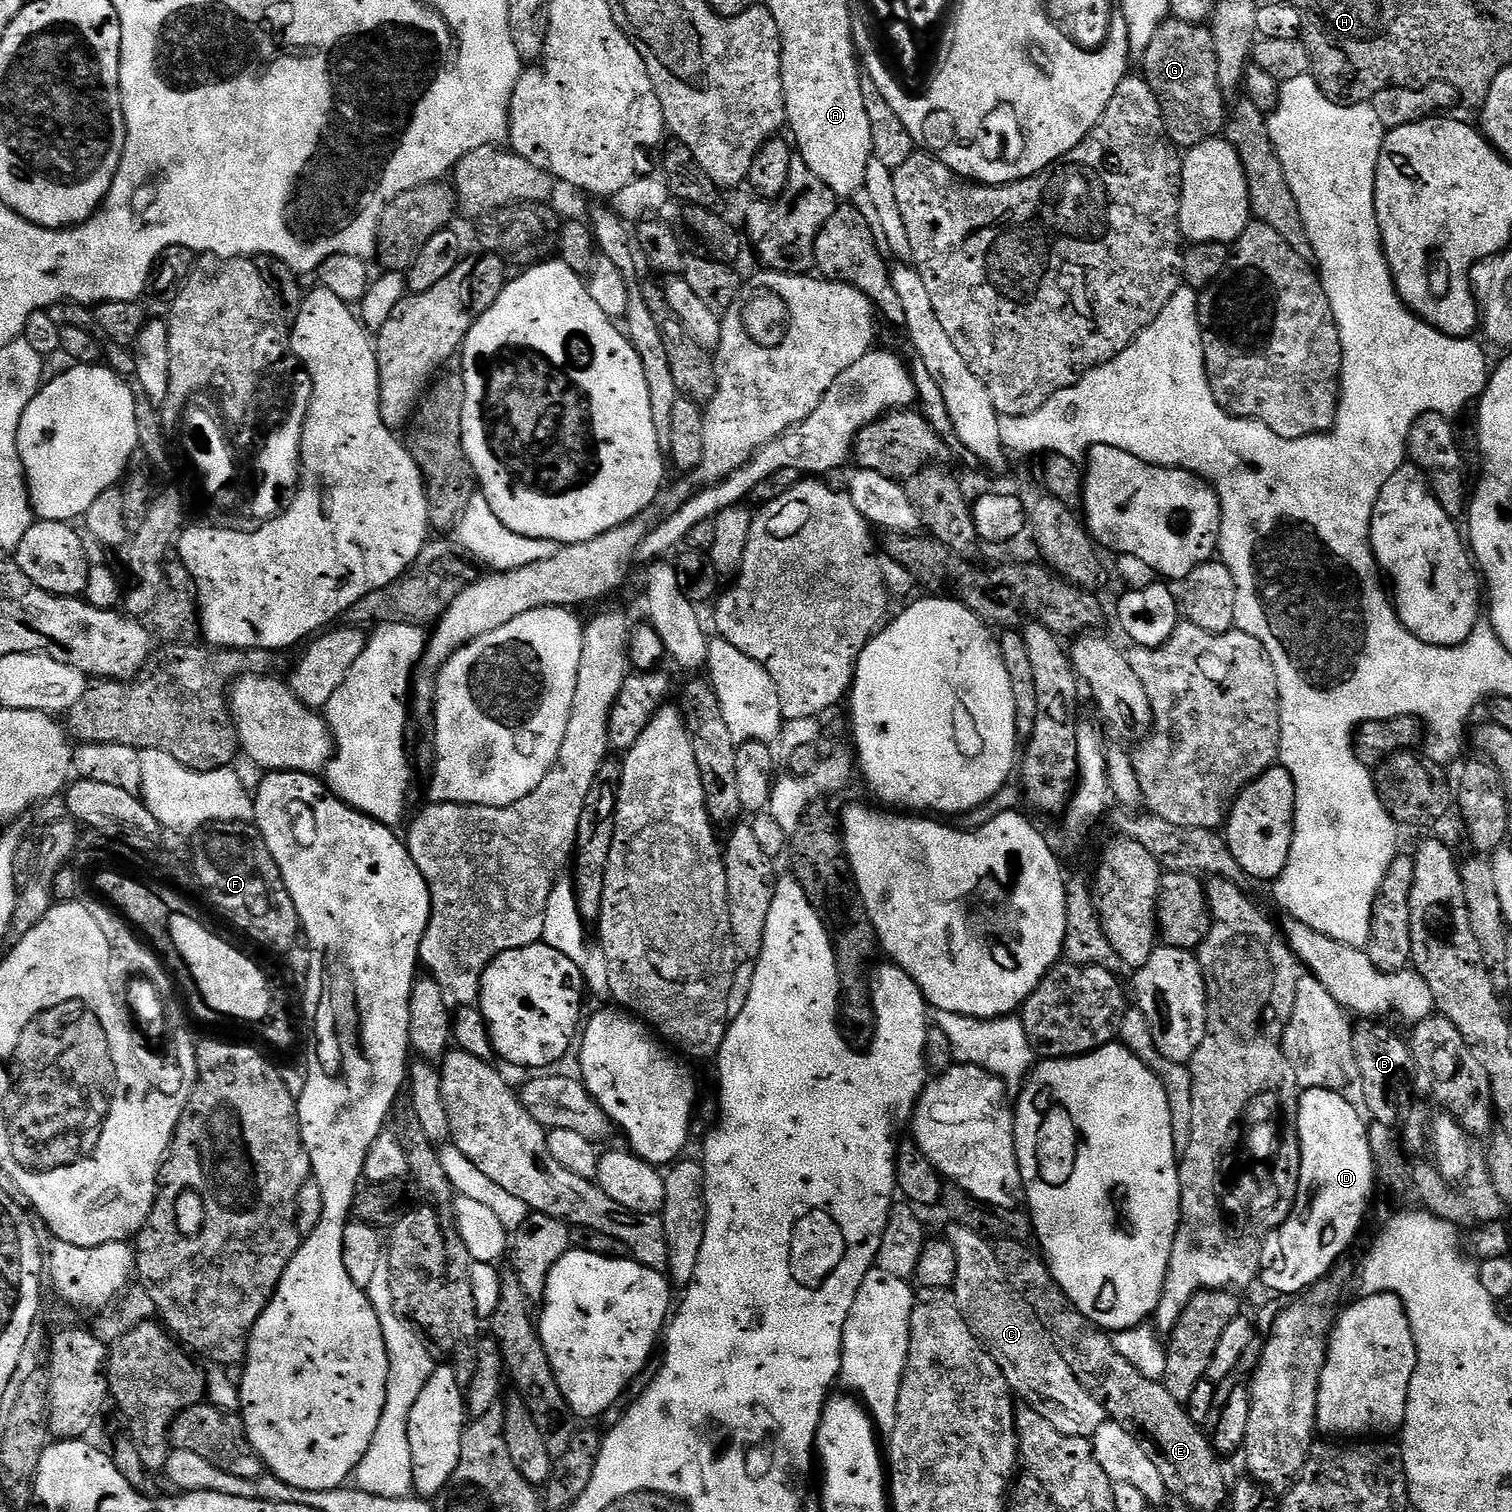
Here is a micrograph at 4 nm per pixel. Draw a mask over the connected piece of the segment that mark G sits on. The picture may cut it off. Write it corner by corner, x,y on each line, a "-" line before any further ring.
1171,18
1158,26
1158,34
1150,42
1142,61
1142,75
1148,81
1158,106
1162,106
1168,137
1181,149
1187,150
1202,142
1219,137
1226,123
1226,101
1218,86
1218,54
1214,50
1214,38
1207,27

